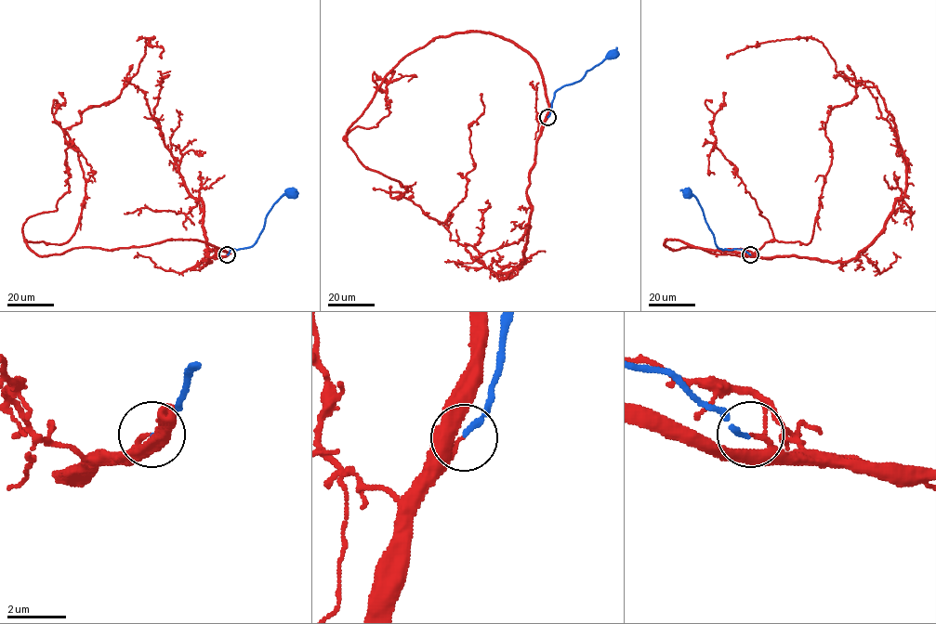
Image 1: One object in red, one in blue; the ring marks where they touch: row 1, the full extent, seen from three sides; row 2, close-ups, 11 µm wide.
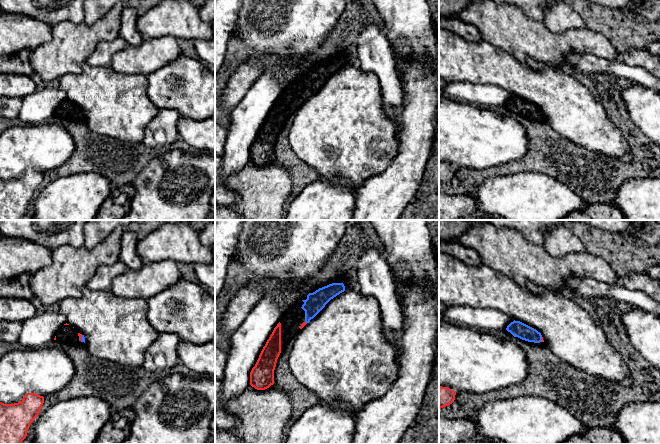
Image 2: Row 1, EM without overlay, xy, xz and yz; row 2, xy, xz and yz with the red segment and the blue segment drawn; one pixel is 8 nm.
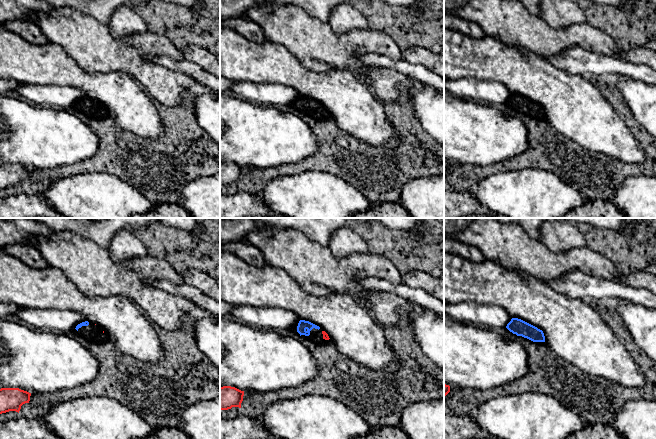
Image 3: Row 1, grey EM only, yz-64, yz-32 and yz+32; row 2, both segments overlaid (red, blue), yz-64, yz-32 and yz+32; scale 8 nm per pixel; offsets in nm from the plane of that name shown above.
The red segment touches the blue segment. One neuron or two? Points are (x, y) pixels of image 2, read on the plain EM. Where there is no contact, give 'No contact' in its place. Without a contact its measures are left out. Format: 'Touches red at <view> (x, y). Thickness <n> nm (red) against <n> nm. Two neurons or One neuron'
Touches red at xy (81, 113). Thickness 30 nm (red) against 30 nm. One neuron

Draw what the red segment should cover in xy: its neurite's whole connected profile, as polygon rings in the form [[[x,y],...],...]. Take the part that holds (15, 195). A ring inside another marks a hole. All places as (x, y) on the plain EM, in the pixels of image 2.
[[[35,169],[25,170],[18,179],[0,178],[0,220],[21,220],[43,179],[44,173]]]

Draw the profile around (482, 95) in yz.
[[[470,82],[448,83],[444,93],[460,101],[465,101],[483,108],[501,107],[514,97],[514,95],[492,84],[474,84]]]

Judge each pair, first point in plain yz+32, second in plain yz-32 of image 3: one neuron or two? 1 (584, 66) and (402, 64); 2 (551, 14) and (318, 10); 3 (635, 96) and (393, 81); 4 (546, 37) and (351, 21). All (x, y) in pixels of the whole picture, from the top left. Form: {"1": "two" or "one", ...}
{"1": "one", "2": "two", "3": "two", "4": "two"}

